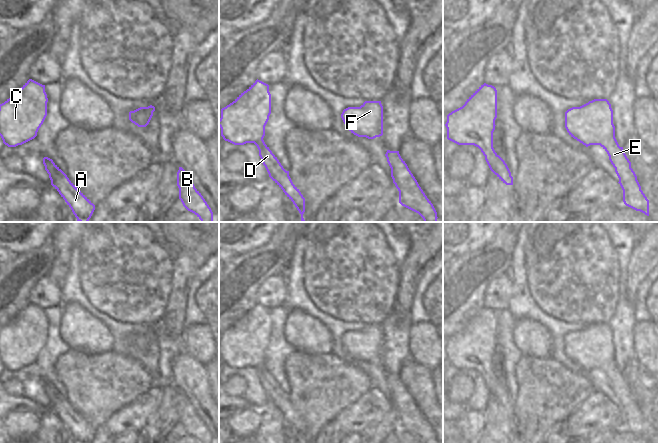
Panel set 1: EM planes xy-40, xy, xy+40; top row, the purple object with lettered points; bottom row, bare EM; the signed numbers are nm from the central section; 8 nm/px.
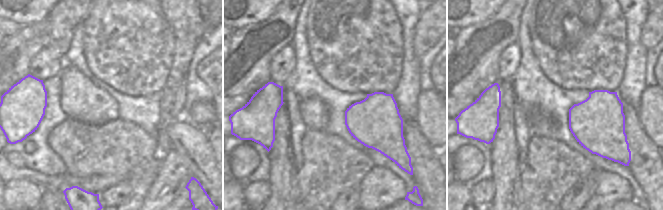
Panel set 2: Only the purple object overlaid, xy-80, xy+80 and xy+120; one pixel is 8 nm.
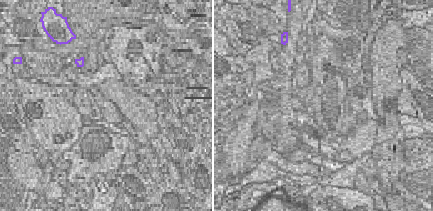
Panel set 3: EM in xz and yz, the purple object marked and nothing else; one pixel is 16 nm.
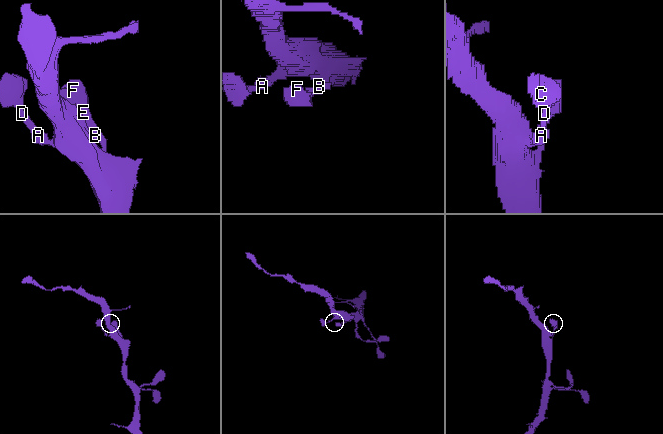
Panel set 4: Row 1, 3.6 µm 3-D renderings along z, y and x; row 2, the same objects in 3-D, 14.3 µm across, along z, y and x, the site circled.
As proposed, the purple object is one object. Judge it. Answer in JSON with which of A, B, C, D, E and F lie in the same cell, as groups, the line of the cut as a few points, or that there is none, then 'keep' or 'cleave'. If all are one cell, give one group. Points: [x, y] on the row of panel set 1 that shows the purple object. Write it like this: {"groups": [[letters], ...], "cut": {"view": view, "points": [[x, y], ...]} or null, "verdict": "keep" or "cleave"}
{"groups": [["A", "B", "C", "D", "E", "F"]], "cut": null, "verdict": "keep"}

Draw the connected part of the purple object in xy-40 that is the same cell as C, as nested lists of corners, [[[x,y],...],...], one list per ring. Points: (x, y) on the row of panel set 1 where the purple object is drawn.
[[[29,79],[12,97],[0,104],[0,136],[8,147],[37,136],[47,116],[45,85]]]

